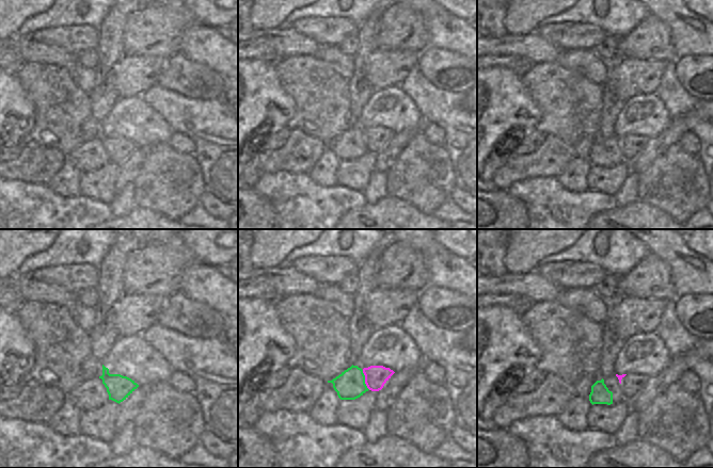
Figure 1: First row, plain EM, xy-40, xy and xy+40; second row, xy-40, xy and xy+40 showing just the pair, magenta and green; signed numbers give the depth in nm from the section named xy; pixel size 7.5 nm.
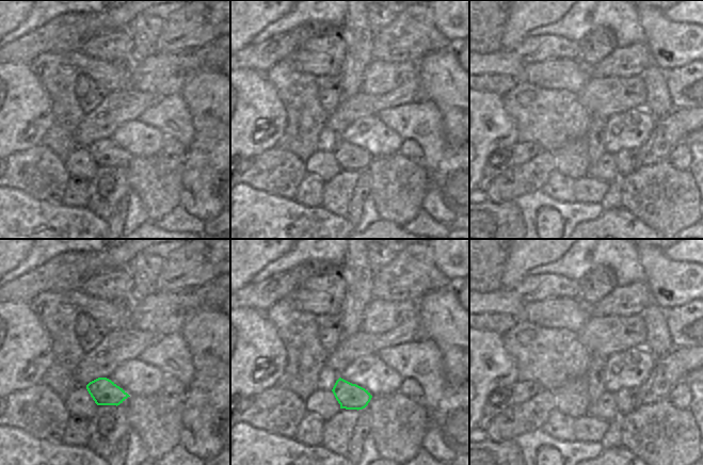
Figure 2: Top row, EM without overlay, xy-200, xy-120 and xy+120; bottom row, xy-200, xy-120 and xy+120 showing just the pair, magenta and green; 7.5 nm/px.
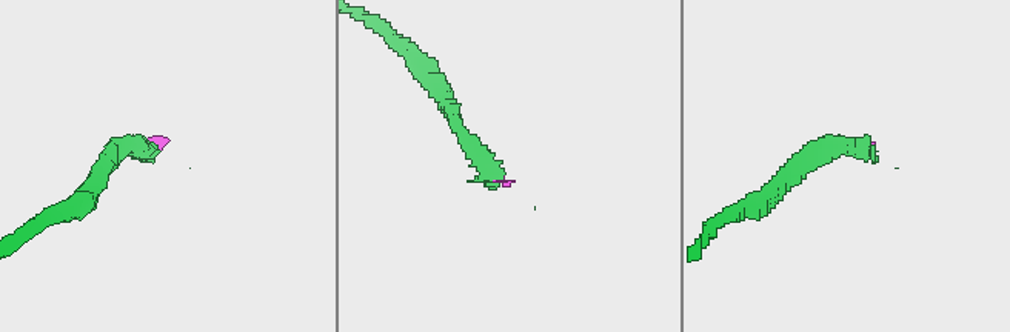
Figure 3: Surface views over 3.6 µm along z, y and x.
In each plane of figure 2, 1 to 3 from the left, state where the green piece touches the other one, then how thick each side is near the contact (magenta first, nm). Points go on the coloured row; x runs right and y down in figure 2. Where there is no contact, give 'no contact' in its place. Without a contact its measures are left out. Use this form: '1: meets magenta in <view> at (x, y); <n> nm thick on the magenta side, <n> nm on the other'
1: no contact
2: no contact
3: no contact

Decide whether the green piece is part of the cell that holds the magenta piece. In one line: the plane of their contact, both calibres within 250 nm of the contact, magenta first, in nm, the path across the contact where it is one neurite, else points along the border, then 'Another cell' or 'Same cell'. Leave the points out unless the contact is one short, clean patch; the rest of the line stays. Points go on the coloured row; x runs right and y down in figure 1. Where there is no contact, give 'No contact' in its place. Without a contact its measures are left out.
Touches magenta in xy. Thickness 170 nm (magenta) against 220 nm. Path across: xy (376, 376), (365, 380), (353, 382), (350, 385). Same cell

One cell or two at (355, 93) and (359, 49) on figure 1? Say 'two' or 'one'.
one

